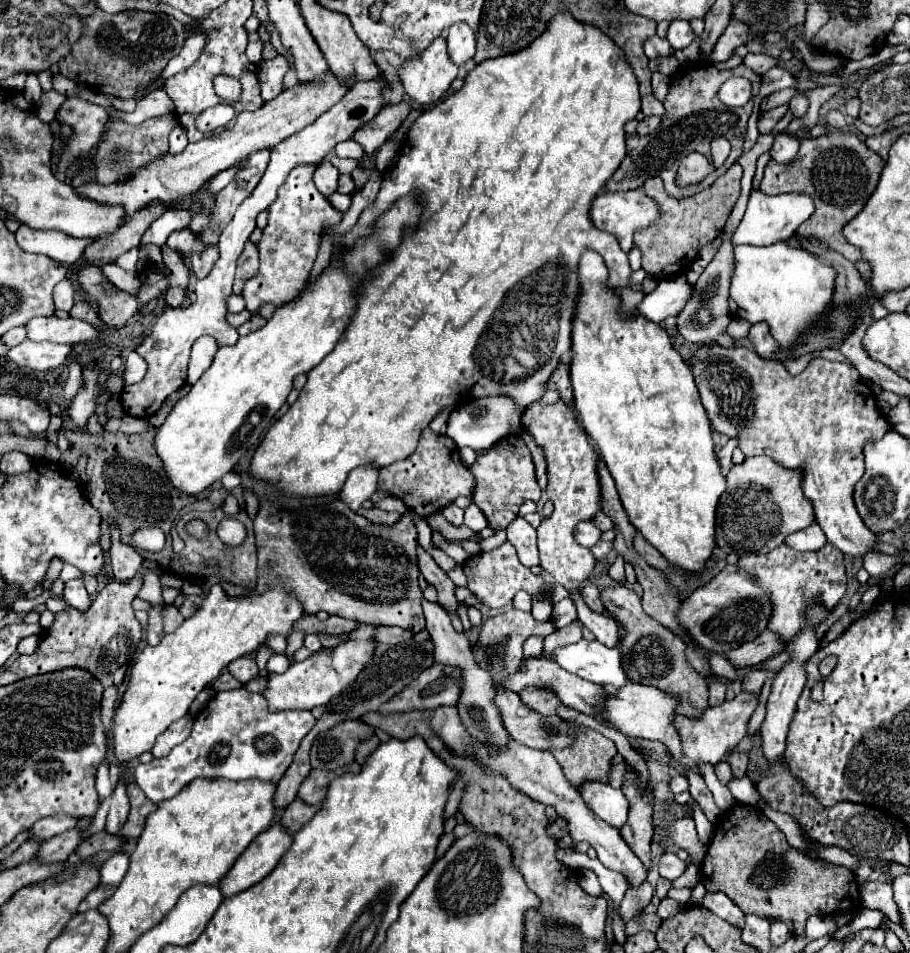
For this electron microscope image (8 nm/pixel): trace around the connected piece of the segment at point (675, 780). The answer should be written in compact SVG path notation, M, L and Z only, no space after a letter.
M676 775L676 777L672 777L672 779L668 781L668 787L670 787L670 791L672 791L674 795L676 795L676 793L688 791L688 779L683 775Z

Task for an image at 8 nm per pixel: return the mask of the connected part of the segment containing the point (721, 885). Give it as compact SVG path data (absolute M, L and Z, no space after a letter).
M736 805L726 813L726 817L722 813L714 829L712 843L708 845L708 853L702 865L702 875L707 892L722 891L742 911L784 921L792 935L800 935L804 931L804 923L810 915L830 915L834 911L855 913L860 904L858 881L852 871L820 859L810 859L808 855L800 853L786 841L784 833L762 813L760 807L750 807L750 805Z

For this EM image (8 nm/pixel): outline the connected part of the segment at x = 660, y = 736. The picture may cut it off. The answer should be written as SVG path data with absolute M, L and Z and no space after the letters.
M628 683L626 687L622 687L618 691L616 697L608 697L608 703L604 707L604 717L610 719L622 733L626 733L628 737L642 737L642 739L656 739L662 741L672 759L682 757L682 745L680 745L680 733L674 725L676 719L676 707L680 705L680 699L676 699L674 695L668 695L660 689L652 689L648 685L640 685L640 683Z

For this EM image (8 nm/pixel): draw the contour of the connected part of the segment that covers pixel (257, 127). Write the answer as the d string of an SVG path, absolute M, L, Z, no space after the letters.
M330 71L324 73L322 79L314 79L310 83L298 83L292 89L284 89L276 99L264 103L254 113L240 113L236 117L236 125L220 135L202 139L198 143L188 143L188 147L180 155L166 153L164 157L156 159L148 167L136 171L130 181L126 183L112 183L112 185L98 185L96 181L90 181L90 185L76 187L76 193L88 199L94 199L98 203L116 203L126 209L126 219L132 217L134 211L146 207L152 201L162 201L170 205L180 195L192 193L200 189L202 183L210 181L216 173L232 167L238 159L248 157L250 153L266 147L276 147L286 137L298 133L306 125L314 123L324 111L328 111L334 103L338 103L348 91L348 85L342 81L336 81Z

